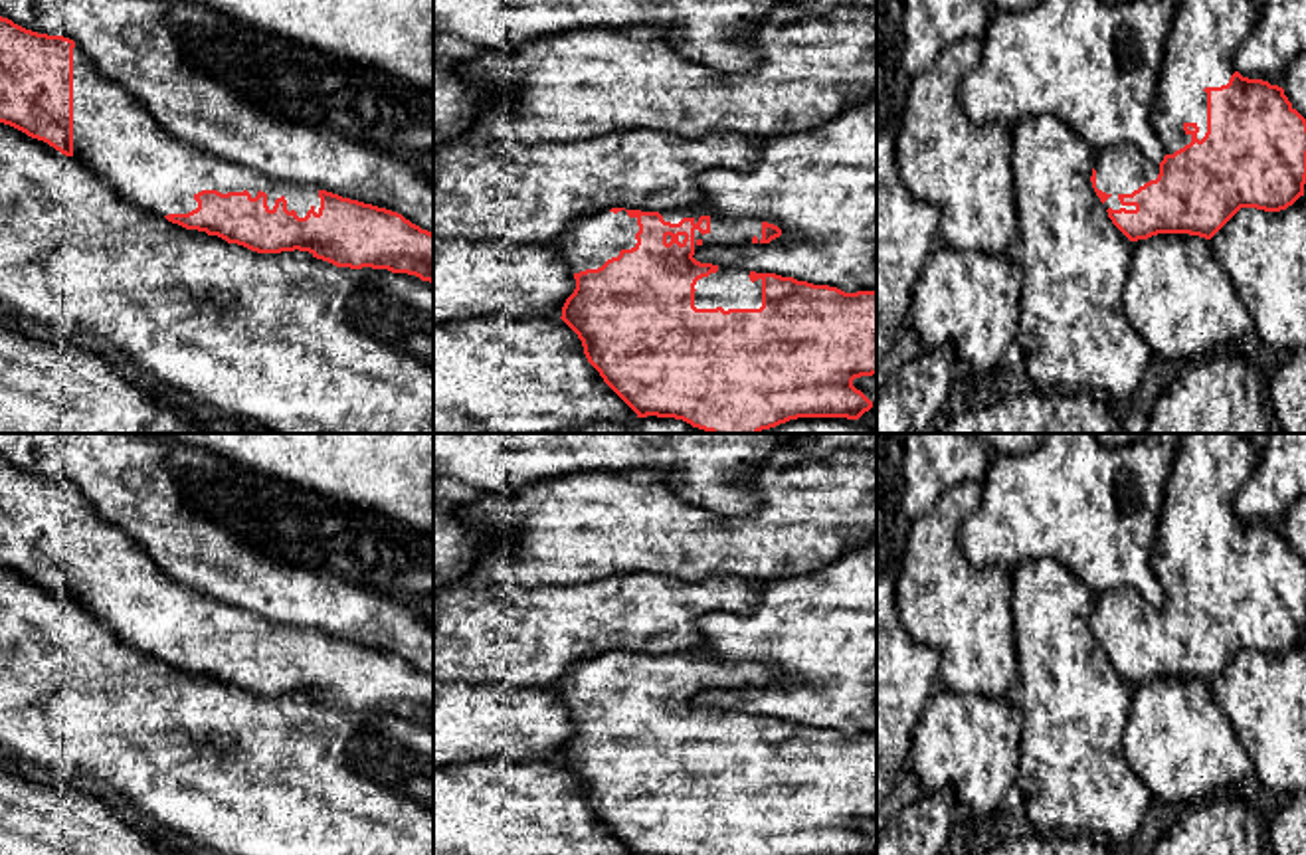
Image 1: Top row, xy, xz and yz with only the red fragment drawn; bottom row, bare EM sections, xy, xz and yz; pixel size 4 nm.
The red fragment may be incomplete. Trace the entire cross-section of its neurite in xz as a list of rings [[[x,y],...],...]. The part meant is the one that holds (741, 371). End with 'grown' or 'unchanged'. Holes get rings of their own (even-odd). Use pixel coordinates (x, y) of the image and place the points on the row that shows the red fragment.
[[[611,208],[576,218],[552,241],[576,279],[560,319],[582,340],[588,362],[637,418],[675,418],[710,433],[760,433],[797,418],[859,420],[873,408],[853,380],[877,374],[877,291],[845,293],[693,257],[710,245],[744,247],[780,236],[774,224],[750,218],[726,222],[702,210]]]; grown

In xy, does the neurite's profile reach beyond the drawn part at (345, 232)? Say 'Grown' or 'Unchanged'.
Grown

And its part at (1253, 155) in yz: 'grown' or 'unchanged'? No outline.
grown

